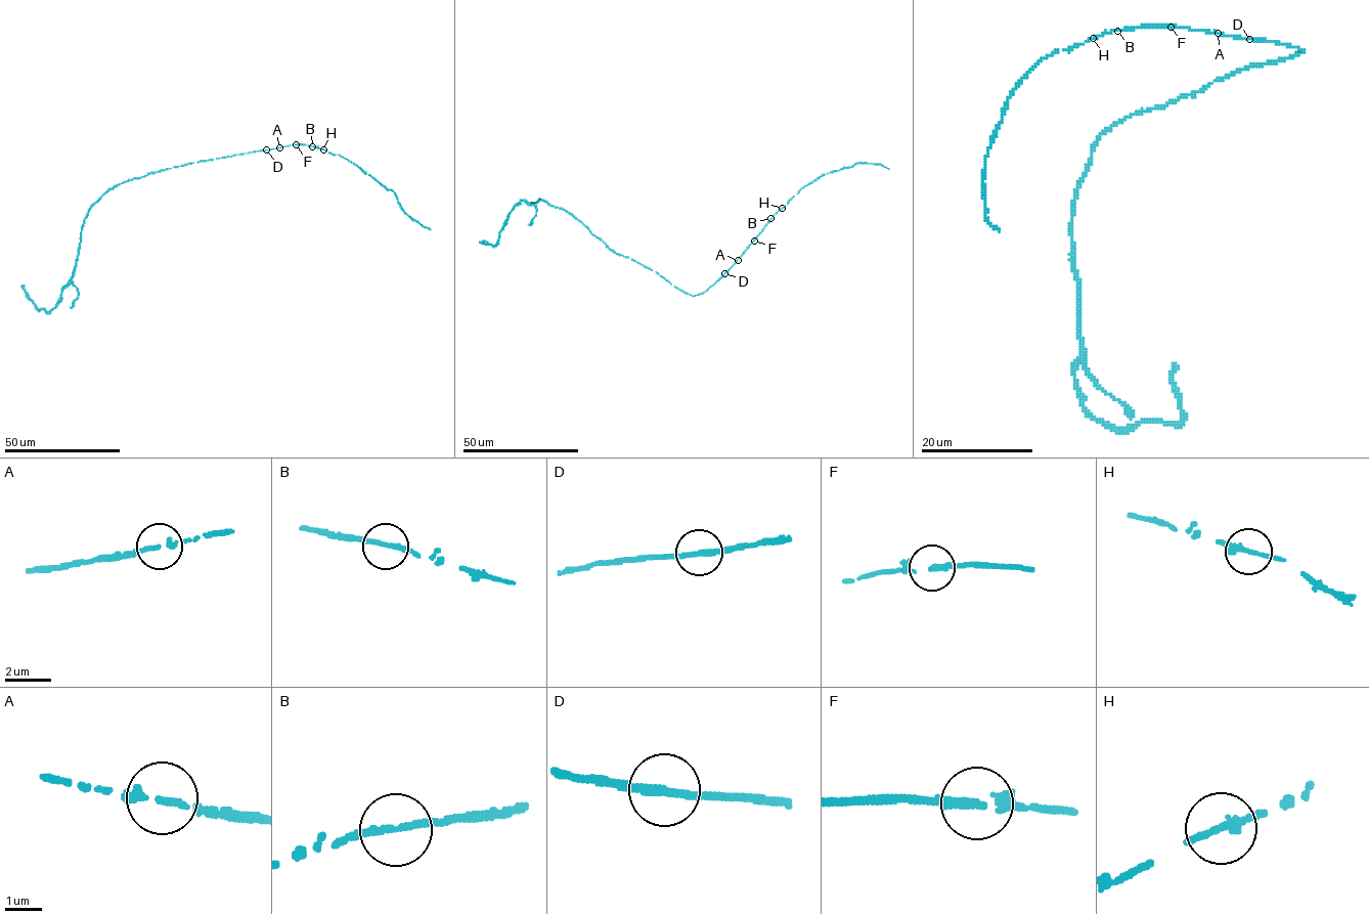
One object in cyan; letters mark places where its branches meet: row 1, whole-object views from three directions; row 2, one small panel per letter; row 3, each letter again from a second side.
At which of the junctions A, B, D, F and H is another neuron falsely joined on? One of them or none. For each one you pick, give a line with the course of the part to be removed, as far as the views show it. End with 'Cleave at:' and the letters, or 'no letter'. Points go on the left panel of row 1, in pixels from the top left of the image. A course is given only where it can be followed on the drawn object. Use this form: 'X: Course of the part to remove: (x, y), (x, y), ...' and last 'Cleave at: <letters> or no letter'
Cleave at: no letter

